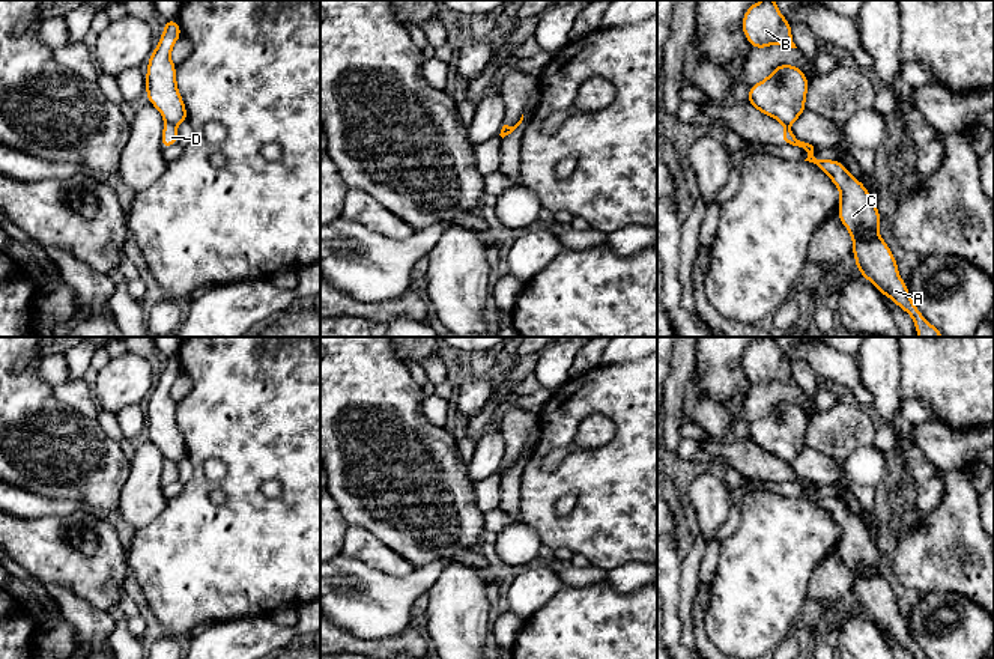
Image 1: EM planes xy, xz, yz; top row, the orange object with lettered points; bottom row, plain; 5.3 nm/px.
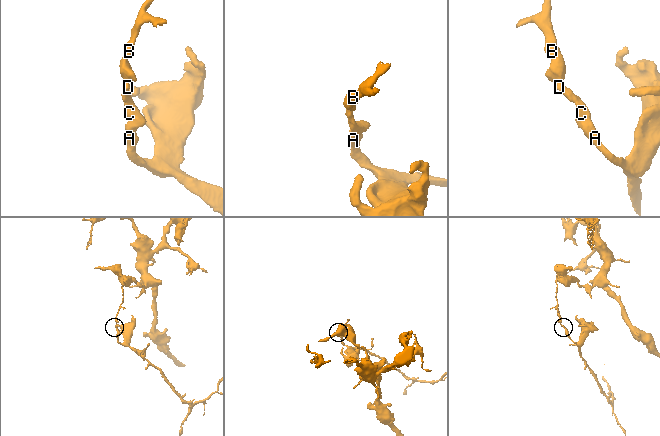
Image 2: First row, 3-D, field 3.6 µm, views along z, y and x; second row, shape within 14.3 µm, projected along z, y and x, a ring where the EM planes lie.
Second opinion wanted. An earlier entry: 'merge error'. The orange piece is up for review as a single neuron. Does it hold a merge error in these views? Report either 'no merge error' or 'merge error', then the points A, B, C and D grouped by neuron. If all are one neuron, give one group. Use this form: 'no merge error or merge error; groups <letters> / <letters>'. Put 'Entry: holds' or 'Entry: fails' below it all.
merge error; groups A C D / B
Entry: holds

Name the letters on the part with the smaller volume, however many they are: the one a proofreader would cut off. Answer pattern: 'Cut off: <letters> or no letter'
Cut off: A, C, D

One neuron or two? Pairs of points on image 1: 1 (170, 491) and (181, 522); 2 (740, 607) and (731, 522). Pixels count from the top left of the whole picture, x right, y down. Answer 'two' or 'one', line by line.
1: two
2: two

